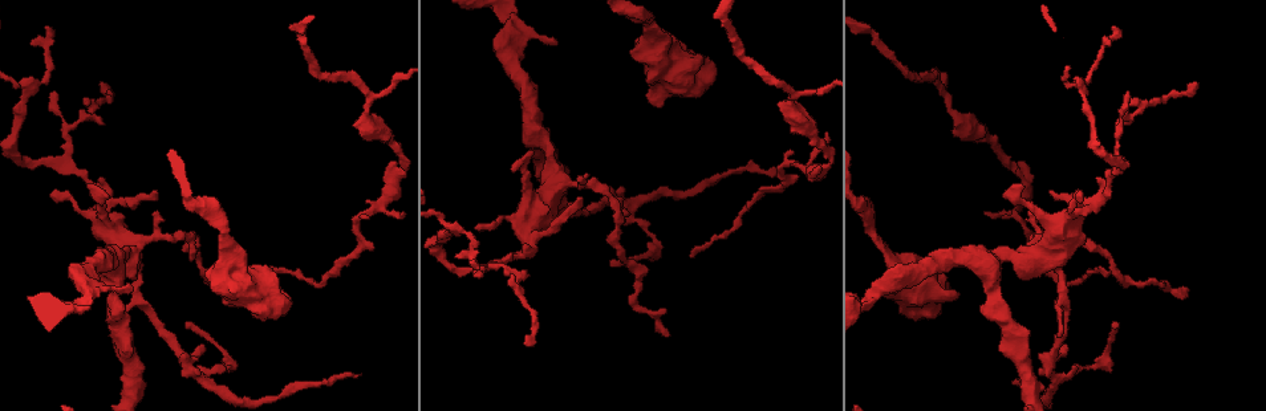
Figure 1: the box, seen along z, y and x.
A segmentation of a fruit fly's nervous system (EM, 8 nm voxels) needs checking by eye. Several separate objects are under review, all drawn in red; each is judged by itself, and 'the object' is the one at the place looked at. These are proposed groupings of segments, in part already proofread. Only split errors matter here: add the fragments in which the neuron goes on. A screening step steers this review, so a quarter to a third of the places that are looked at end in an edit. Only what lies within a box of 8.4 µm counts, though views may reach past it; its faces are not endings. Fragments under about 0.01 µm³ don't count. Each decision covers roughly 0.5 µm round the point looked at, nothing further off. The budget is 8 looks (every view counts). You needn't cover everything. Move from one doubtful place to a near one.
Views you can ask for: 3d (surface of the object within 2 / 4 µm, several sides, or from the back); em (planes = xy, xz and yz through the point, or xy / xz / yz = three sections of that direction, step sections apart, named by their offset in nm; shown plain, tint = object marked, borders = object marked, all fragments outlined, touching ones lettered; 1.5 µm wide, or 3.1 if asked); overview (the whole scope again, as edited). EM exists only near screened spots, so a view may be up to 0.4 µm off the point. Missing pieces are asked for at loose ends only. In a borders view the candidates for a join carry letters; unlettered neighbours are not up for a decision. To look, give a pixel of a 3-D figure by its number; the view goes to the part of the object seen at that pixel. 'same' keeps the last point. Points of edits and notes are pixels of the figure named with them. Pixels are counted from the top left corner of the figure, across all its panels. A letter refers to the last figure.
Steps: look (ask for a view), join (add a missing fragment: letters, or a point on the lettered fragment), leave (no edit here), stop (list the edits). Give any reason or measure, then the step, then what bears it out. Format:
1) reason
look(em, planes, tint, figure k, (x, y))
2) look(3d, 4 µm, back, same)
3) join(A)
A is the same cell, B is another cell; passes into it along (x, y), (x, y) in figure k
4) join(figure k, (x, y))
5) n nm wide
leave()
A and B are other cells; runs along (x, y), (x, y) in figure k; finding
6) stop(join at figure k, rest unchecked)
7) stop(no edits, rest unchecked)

free end
look(em, planes, borders, figure 1, (1076, 193))

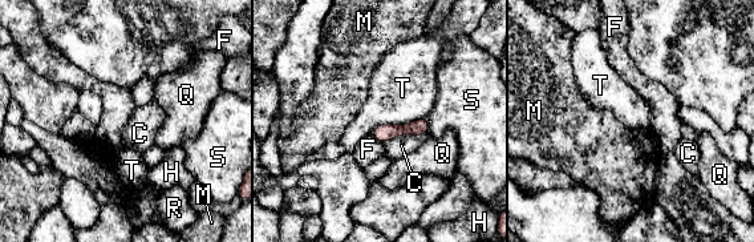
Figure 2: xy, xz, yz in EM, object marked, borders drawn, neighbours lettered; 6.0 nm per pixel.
T touches over 360 nm
leave()
C, F, H, M, Q, R, S and T are other cells; border along (426, 116), (380, 124), (371, 133) in figure 2; none of them fits

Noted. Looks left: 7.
an open end
look(3d, 4 µm, figure 1, (657, 107))

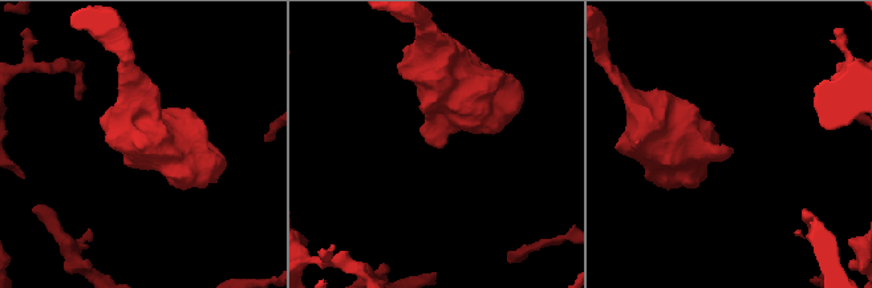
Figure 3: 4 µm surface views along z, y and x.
look(em, planes, borders, figure 3, (731, 148))

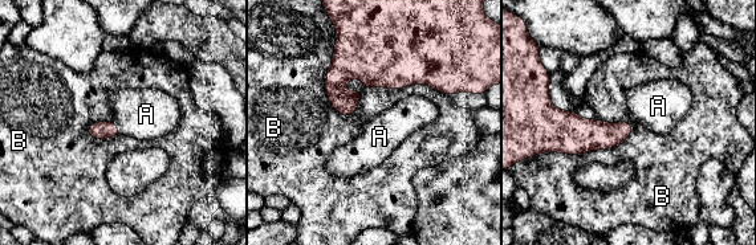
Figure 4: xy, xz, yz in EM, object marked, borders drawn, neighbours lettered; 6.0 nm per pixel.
join(A)
A is the same cell, B is another cell; passes into it along (100, 130), (117, 127), (146, 114) in figure 4; it goes on there

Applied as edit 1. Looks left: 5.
see it whole again
look(overview)

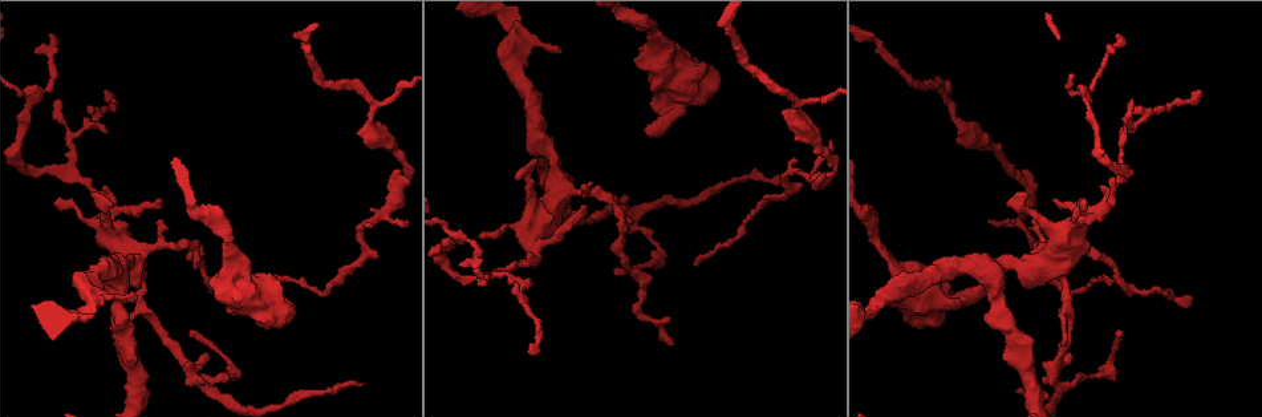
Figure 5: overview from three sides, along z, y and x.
look(3d, 4 µm, figure 5, (694, 264))

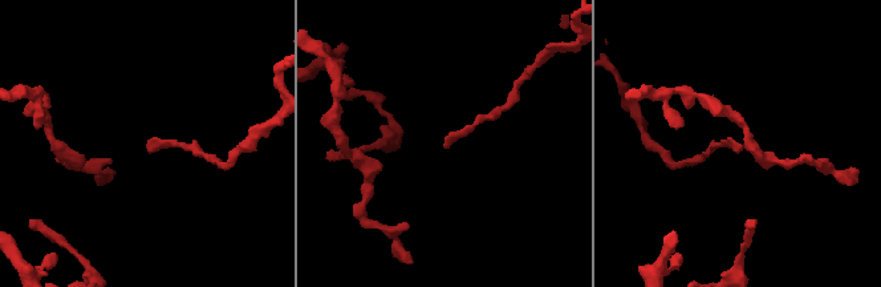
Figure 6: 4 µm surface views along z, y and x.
look(em, planes, borders, figure 6, (150, 145))

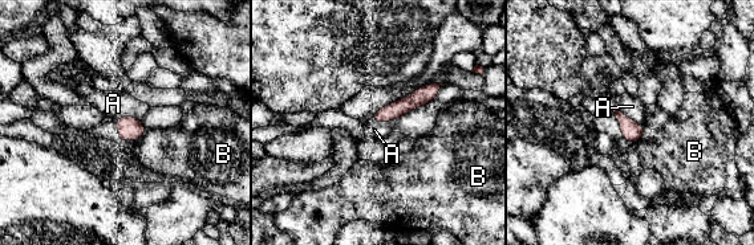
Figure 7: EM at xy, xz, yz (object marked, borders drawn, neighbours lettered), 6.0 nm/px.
100 nm wide
leave()
A and B are other cells; runs along (436, 86), (412, 102), (376, 118) in figure 7; no lettered fragment goes on from it

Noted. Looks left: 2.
stop(join at figure 4, rest unchecked)

